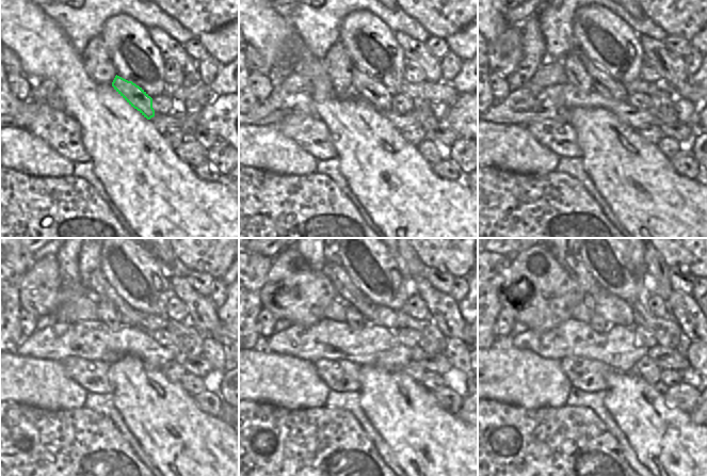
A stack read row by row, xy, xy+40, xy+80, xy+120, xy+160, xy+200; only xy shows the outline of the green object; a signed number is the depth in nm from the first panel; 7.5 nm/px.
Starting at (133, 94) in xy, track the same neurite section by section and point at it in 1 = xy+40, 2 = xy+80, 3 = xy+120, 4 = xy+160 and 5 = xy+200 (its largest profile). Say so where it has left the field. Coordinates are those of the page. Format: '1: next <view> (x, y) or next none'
1: next xy+40 (372, 91)
2: next xy+80 (601, 82)
3: next xy+120 (98, 286)
4: next xy+160 (347, 290)
5: next xy+200 (574, 266)

